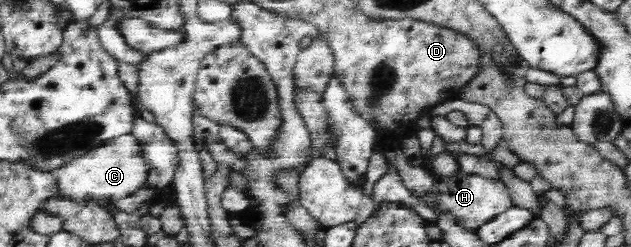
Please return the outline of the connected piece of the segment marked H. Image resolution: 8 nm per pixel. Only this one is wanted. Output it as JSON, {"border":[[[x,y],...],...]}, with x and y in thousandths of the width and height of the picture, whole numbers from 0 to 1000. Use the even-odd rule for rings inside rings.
{"border":[[[732,692],[713,717],[689,717],[683,765],[685,810],[691,826],[691,858],[713,866],[721,907],[739,931],[753,935],[773,895],[799,862],[815,834],[807,773],[791,725],[773,725],[754,704],[735,704]]]}

